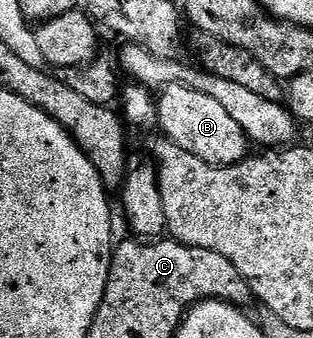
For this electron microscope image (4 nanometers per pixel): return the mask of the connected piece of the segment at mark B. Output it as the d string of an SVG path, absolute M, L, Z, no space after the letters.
M167 86L157 98L157 125L168 141L212 166L235 166L251 154L249 137L219 100L190 86Z

